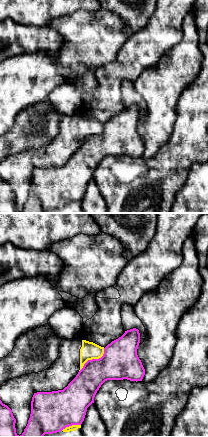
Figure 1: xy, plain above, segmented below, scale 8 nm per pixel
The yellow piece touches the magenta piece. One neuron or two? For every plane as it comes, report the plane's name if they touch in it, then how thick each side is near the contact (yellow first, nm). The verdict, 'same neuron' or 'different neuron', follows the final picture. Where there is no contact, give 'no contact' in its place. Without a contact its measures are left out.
xy | 140/300 nm

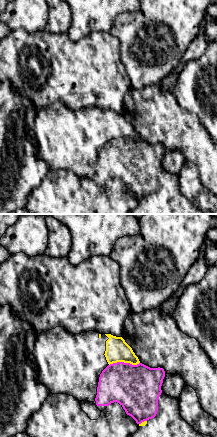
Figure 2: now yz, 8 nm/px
yz | 190/380 nm

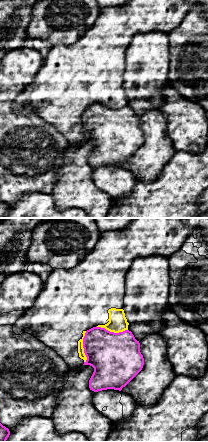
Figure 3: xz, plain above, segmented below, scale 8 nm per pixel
xz | 50/360 nm

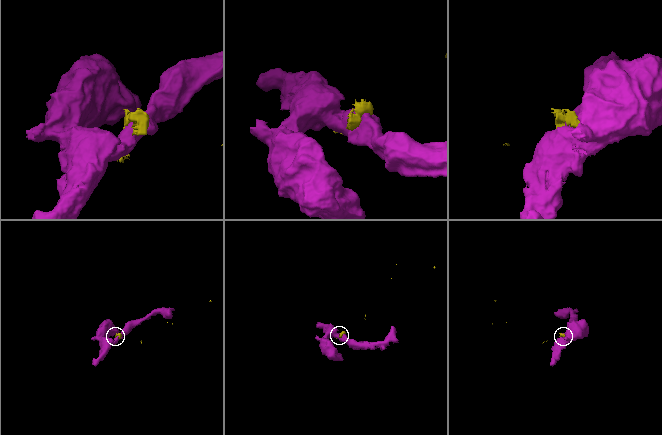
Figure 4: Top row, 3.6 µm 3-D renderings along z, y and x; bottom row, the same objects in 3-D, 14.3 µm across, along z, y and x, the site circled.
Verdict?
different neuron

